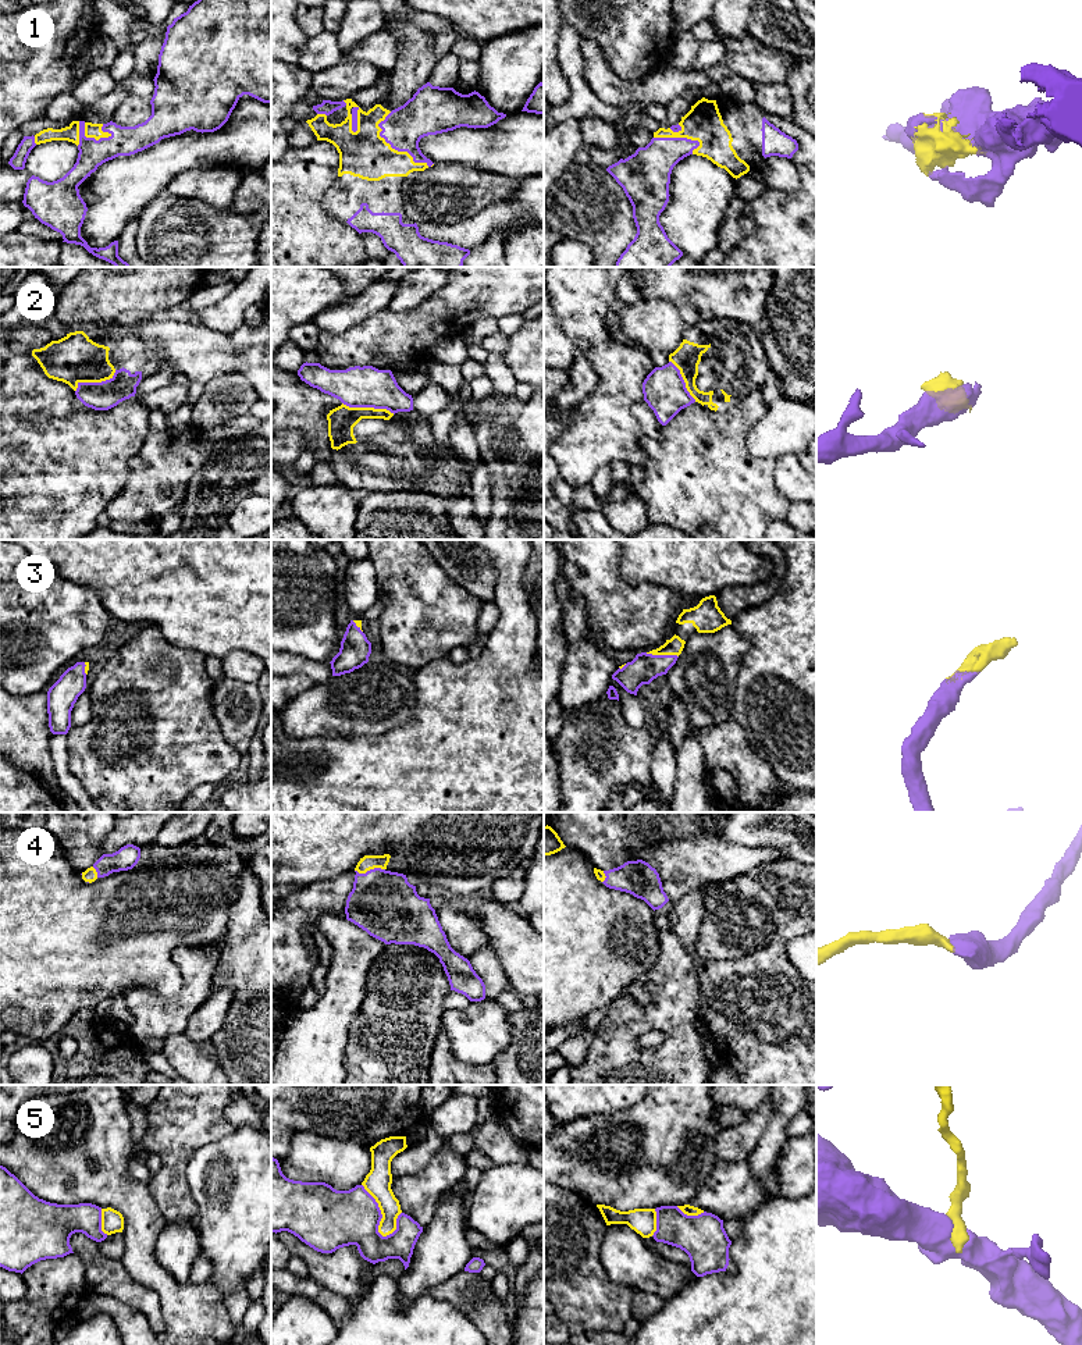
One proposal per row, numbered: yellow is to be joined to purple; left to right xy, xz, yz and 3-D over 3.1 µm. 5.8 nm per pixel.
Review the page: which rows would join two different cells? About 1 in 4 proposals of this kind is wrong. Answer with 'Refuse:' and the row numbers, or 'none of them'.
Refuse: 5

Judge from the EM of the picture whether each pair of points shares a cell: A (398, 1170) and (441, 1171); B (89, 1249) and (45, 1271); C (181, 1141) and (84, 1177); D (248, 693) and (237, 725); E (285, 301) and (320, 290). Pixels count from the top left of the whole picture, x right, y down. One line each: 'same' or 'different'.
A: different
B: different
C: different
D: same
E: same

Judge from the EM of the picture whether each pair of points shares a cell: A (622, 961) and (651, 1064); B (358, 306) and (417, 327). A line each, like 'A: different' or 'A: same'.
A: different
B: different

